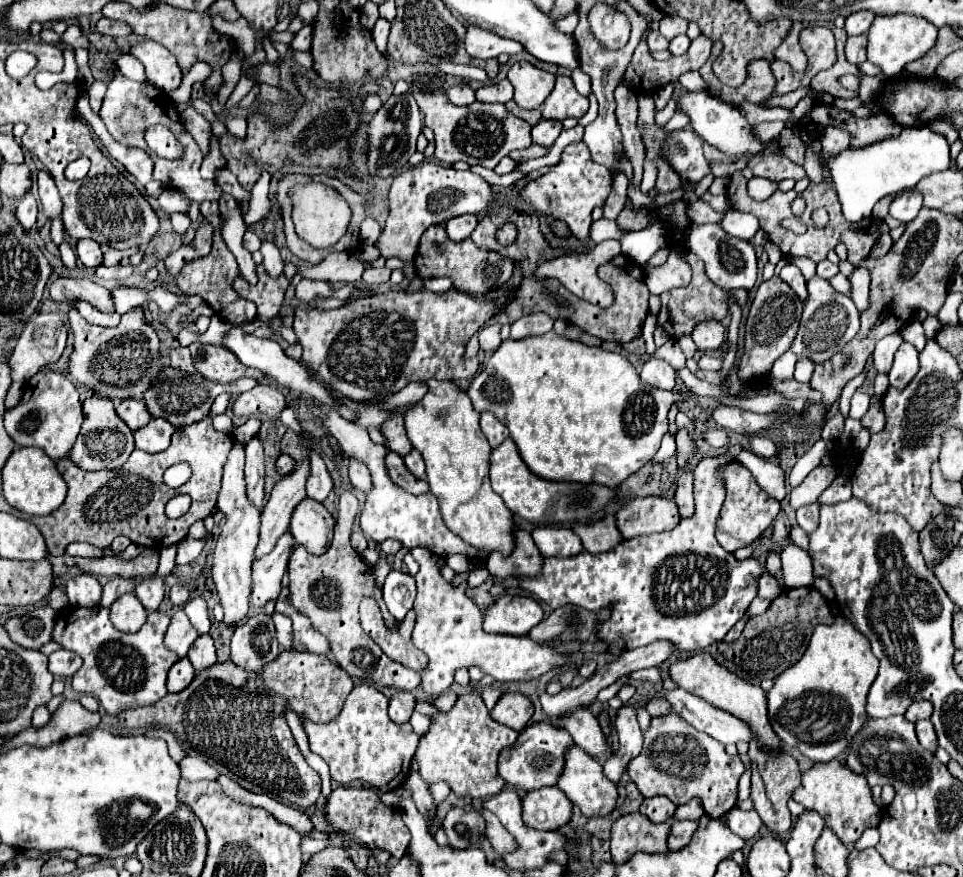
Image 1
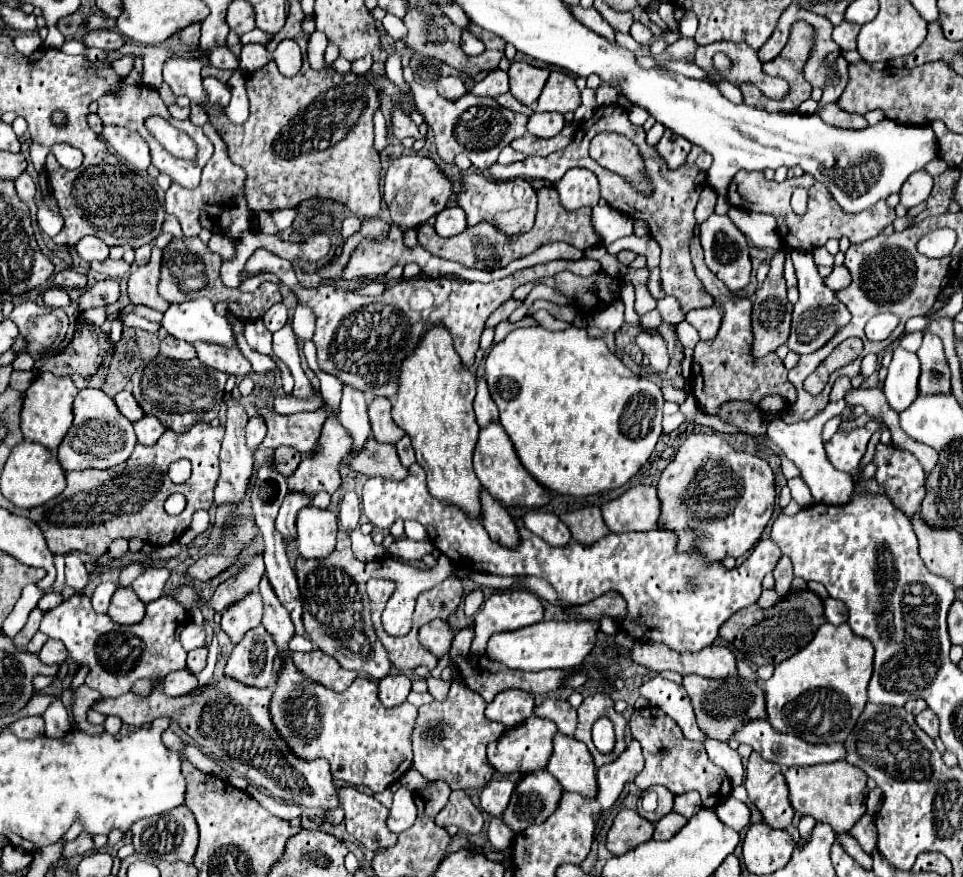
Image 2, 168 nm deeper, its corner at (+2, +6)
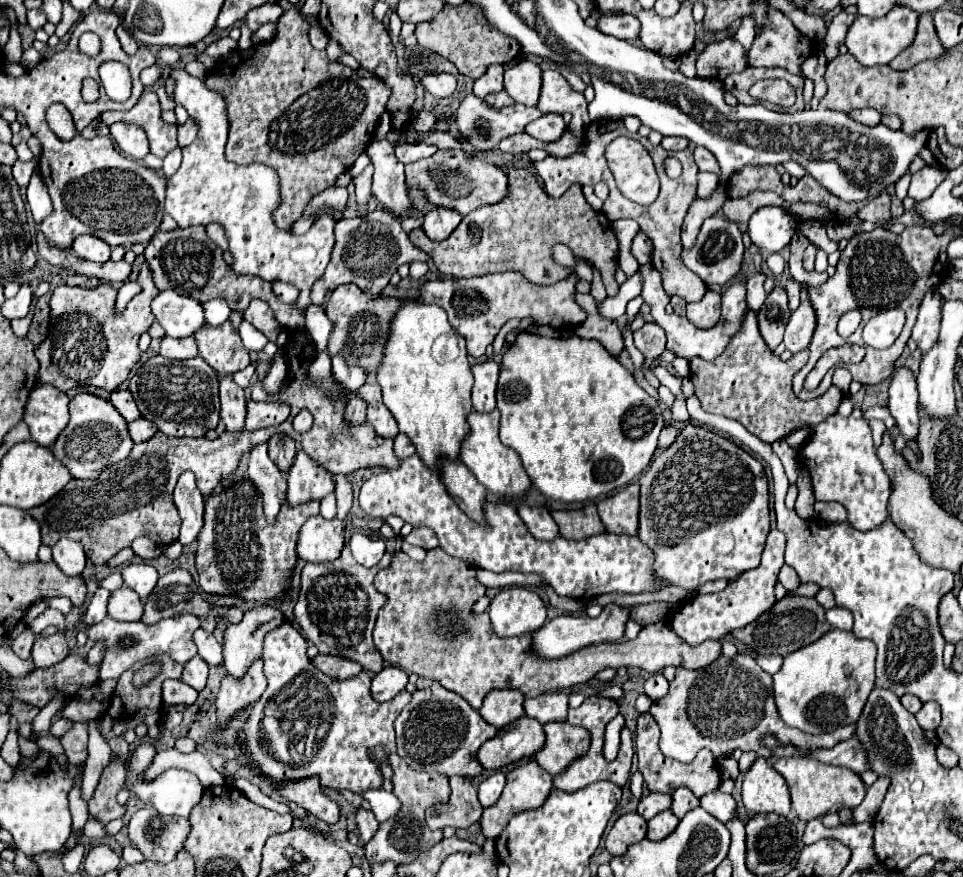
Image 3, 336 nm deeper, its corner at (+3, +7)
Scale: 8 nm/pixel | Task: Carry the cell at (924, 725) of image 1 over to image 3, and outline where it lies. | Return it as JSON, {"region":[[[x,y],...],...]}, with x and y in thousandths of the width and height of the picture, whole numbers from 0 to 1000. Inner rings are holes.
{"region":[[[962,800],[951,814],[951,821],[957,832],[972,832],[976,828],[976,805],[972,800]]]}

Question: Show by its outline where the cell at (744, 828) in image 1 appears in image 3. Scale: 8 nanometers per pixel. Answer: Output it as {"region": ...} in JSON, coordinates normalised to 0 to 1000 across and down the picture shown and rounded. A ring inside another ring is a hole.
{"region":[[[748,901],[733,905],[727,910],[727,919],[739,928],[741,933],[746,933],[748,937],[758,937],[764,930],[764,912],[760,905],[752,905]]]}

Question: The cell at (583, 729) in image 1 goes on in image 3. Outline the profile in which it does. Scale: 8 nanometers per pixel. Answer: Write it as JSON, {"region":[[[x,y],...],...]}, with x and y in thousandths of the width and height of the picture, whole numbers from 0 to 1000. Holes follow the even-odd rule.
{"region":[[[571,789],[559,796],[546,796],[544,810],[546,810],[546,816],[557,819],[561,826],[588,823],[590,794],[586,789]]]}

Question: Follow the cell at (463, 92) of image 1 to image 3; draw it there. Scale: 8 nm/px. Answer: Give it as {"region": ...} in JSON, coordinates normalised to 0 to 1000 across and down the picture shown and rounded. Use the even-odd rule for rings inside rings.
{"region":[[[444,84],[438,89],[438,98],[453,112],[469,109],[474,103],[474,87],[469,84]]]}

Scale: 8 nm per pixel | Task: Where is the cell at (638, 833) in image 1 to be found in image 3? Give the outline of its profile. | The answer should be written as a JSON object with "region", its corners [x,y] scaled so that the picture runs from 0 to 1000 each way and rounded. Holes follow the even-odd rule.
{"region":[[[660,926],[644,930],[640,935],[640,940],[636,942],[633,951],[627,958],[629,969],[636,976],[650,974],[656,962],[660,962],[660,960],[671,956],[671,944],[673,944],[673,937],[665,928],[660,928]]]}

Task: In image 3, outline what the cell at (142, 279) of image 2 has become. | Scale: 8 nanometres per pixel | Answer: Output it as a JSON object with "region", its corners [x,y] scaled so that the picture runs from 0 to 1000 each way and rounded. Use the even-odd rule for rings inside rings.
{"region":[[[154,299],[147,301],[145,310],[143,310],[143,319],[141,319],[147,328],[145,335],[141,335],[129,358],[125,363],[118,363],[118,353],[112,351],[112,356],[108,356],[108,324],[100,326],[100,328],[73,328],[73,326],[60,326],[56,333],[54,333],[54,342],[52,342],[52,381],[50,385],[37,397],[37,408],[42,413],[42,436],[50,436],[66,447],[71,447],[73,442],[77,440],[87,440],[87,438],[93,438],[93,440],[104,440],[108,445],[120,445],[135,426],[137,417],[143,413],[145,408],[145,399],[143,399],[143,383],[147,379],[152,379],[156,374],[156,369],[160,367],[160,360],[158,360],[158,351],[156,351],[156,344],[164,338],[164,328],[160,324],[160,315],[158,315],[158,308],[154,303]]]}

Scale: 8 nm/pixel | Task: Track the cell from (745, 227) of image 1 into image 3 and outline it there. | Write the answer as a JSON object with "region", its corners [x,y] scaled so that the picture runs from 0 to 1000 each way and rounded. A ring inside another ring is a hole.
{"region":[[[808,235],[785,239],[777,253],[777,269],[793,287],[808,287],[820,278],[827,265],[827,251]]]}

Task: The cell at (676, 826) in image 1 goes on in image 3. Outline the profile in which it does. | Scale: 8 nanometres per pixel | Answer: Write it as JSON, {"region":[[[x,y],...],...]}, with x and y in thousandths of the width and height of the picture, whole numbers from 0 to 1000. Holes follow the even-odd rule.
{"region":[[[690,924],[683,930],[679,930],[673,937],[673,958],[687,958],[694,951],[698,951],[698,946],[702,946],[704,942],[704,933],[698,928],[698,924]]]}

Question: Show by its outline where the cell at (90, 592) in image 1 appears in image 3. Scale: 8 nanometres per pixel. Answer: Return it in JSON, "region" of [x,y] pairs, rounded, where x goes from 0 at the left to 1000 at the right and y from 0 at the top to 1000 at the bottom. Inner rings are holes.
{"region":[[[66,613],[58,623],[54,623],[54,634],[56,634],[56,641],[71,657],[83,657],[89,645],[87,625],[81,618],[71,616],[71,613]]]}

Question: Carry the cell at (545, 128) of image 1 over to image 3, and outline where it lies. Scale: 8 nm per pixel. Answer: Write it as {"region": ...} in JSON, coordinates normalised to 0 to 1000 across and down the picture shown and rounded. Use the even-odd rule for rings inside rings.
{"region":[[[565,130],[546,144],[546,151],[563,162],[579,160],[586,148],[588,148],[588,141],[582,130]]]}

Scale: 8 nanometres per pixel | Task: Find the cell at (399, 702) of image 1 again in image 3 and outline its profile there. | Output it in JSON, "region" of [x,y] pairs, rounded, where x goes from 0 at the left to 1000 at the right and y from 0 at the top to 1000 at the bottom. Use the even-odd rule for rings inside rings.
{"region":[[[399,762],[393,766],[386,775],[386,796],[393,800],[407,798],[415,787],[420,787],[424,780],[424,769],[415,762]]]}

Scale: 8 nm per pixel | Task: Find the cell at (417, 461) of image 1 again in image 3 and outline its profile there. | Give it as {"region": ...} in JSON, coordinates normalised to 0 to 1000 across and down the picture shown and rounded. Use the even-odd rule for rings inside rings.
{"region":[[[413,495],[409,499],[409,518],[411,518],[413,525],[422,525],[424,520],[430,518],[430,509],[426,506],[426,502],[424,502],[422,495]]]}

